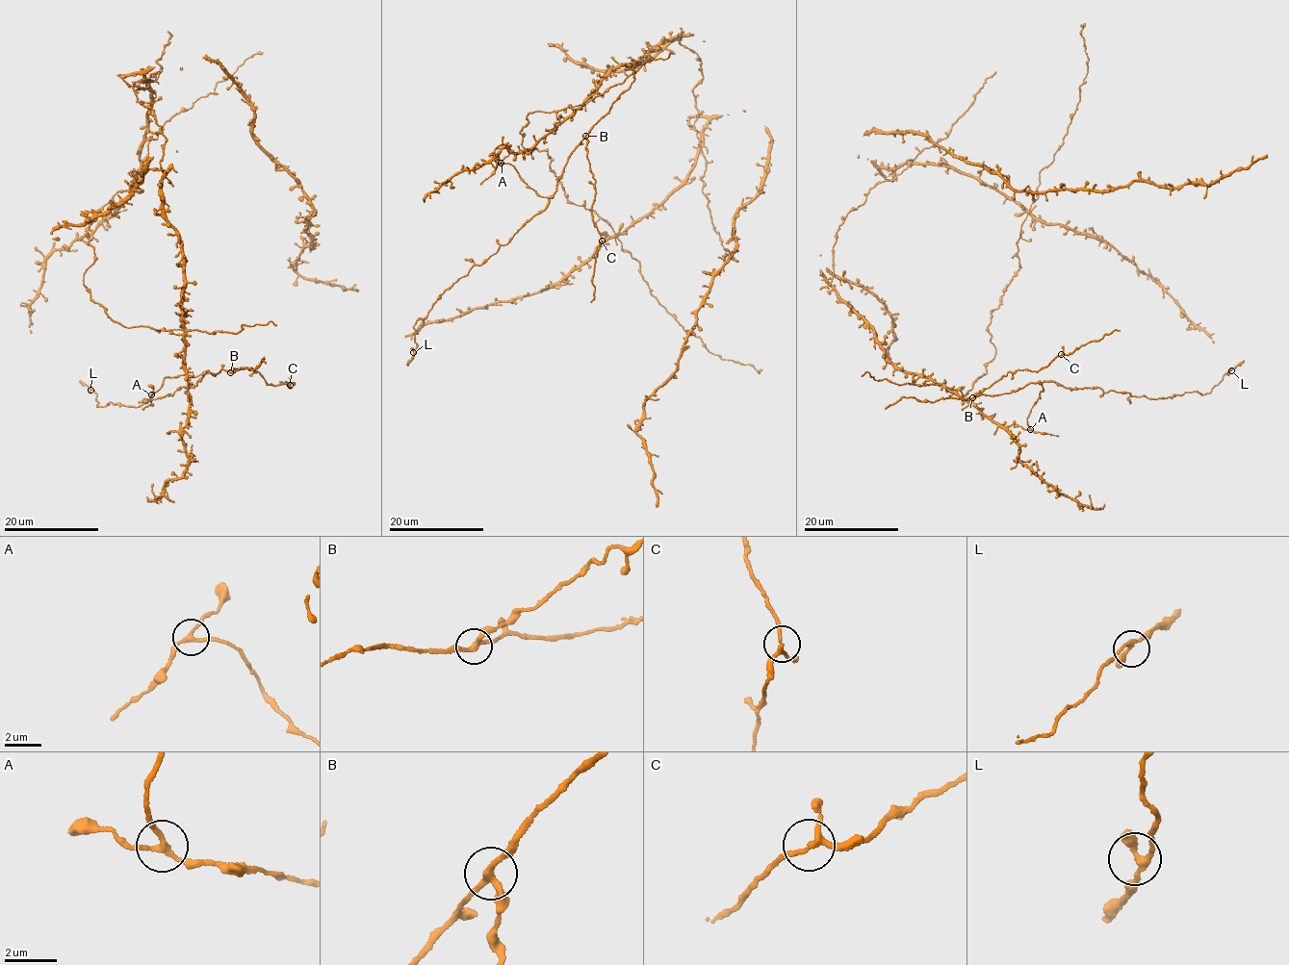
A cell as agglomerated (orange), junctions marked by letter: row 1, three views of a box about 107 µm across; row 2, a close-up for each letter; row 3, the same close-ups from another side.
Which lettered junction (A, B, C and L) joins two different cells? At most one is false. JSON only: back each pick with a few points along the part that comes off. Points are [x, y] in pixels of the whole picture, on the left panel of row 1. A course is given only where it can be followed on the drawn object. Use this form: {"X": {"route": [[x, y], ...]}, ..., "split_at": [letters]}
{"split_at": []}

